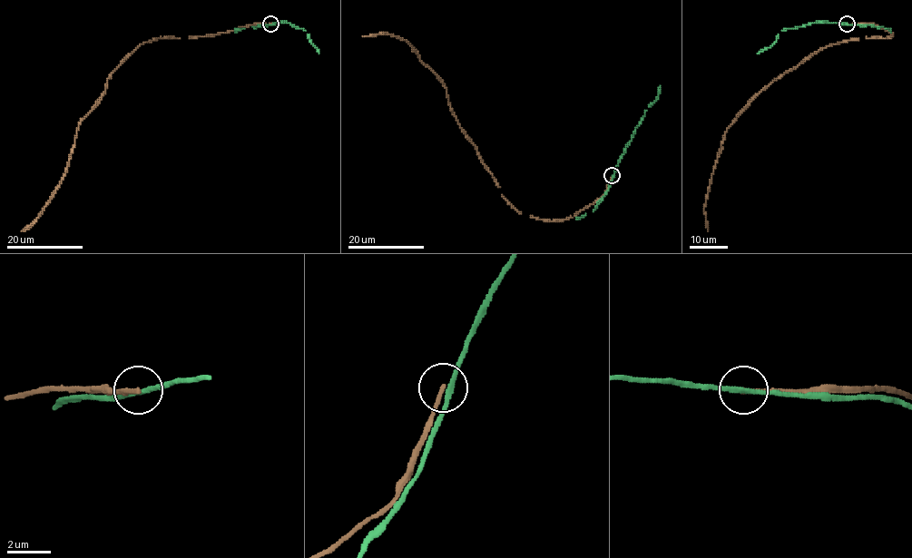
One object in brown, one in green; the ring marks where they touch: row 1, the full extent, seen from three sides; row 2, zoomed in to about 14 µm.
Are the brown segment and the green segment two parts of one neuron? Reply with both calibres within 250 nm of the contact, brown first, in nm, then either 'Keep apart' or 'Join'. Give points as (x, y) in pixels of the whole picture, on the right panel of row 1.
Thickness 220 nm (brown) against 200 nm. Keep apart

